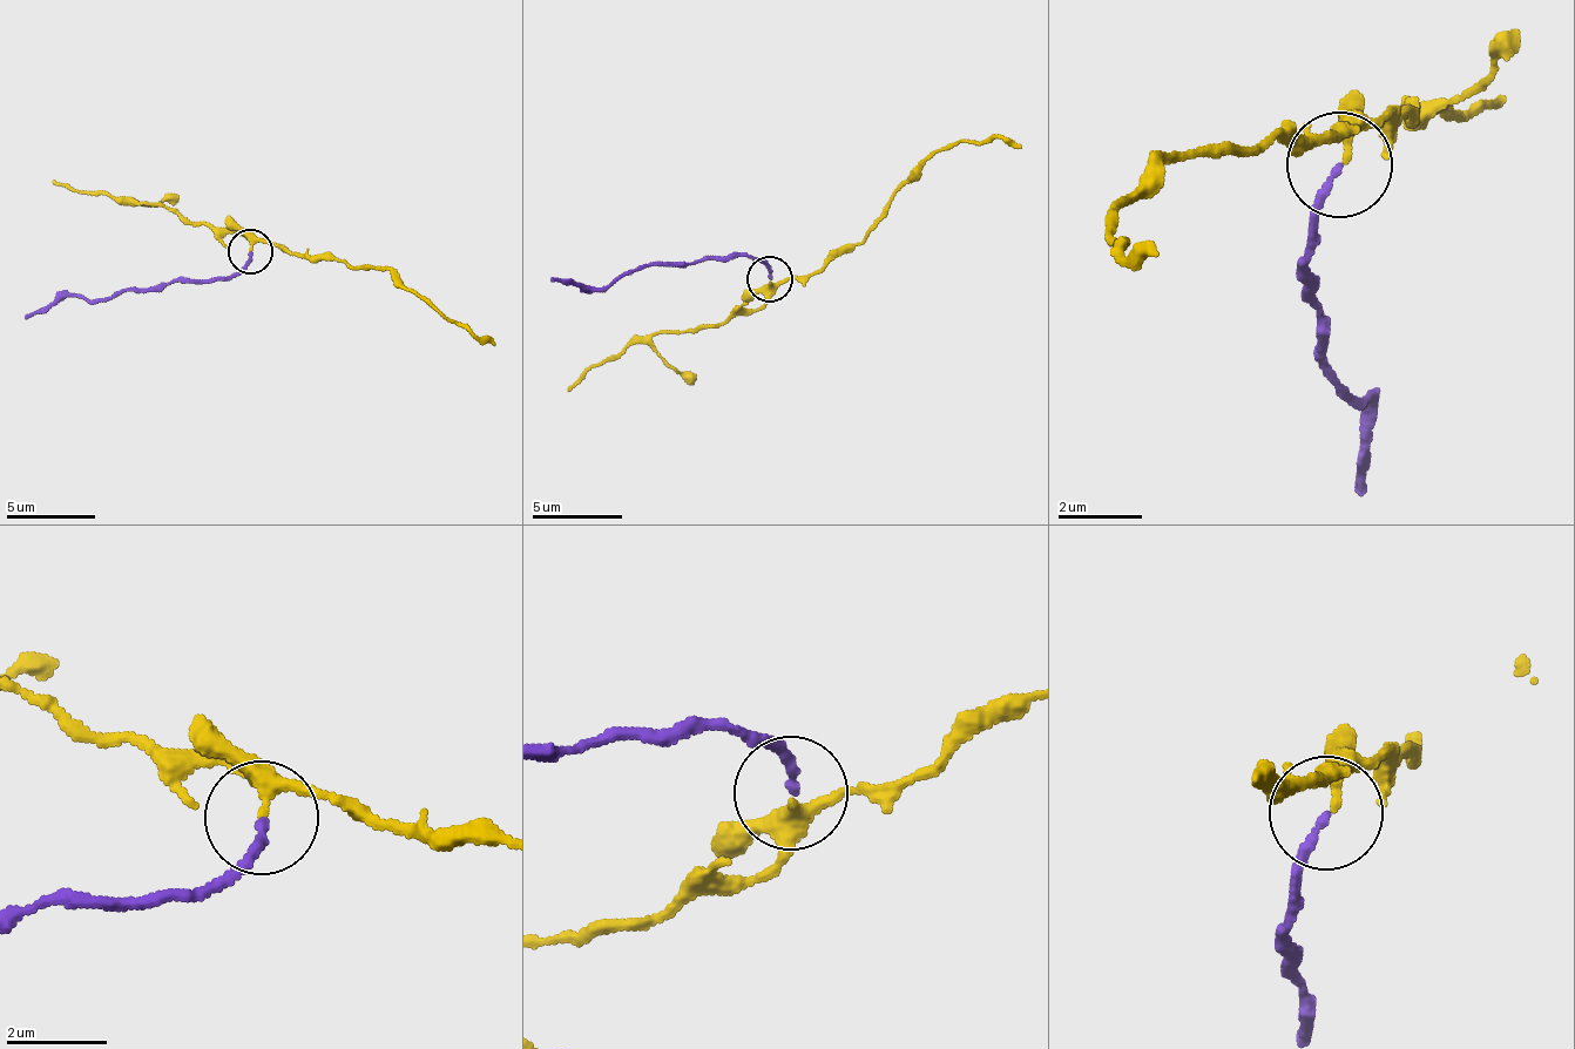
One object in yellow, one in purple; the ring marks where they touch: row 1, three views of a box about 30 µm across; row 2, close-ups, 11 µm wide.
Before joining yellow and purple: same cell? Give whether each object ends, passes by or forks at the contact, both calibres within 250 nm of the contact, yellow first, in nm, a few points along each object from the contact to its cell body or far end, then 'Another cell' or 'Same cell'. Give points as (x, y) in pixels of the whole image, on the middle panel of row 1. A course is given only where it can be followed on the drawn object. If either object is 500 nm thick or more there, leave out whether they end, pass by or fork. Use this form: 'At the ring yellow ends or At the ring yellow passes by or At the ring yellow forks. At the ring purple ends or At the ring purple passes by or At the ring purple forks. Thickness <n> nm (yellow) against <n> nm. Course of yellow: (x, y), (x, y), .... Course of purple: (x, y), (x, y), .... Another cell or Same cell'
At the ring yellow passes by. At the ring purple ends. Thickness 190 nm (yellow) against 170 nm. Course of yellow: (768, 281), (785, 284), (851, 252), (893, 194), (928, 160), (996, 136), (1019, 150). Course of purple: (768, 281), (770, 271), (745, 255), (637, 265), (624, 276), (583, 289), (551, 278). Same cell

